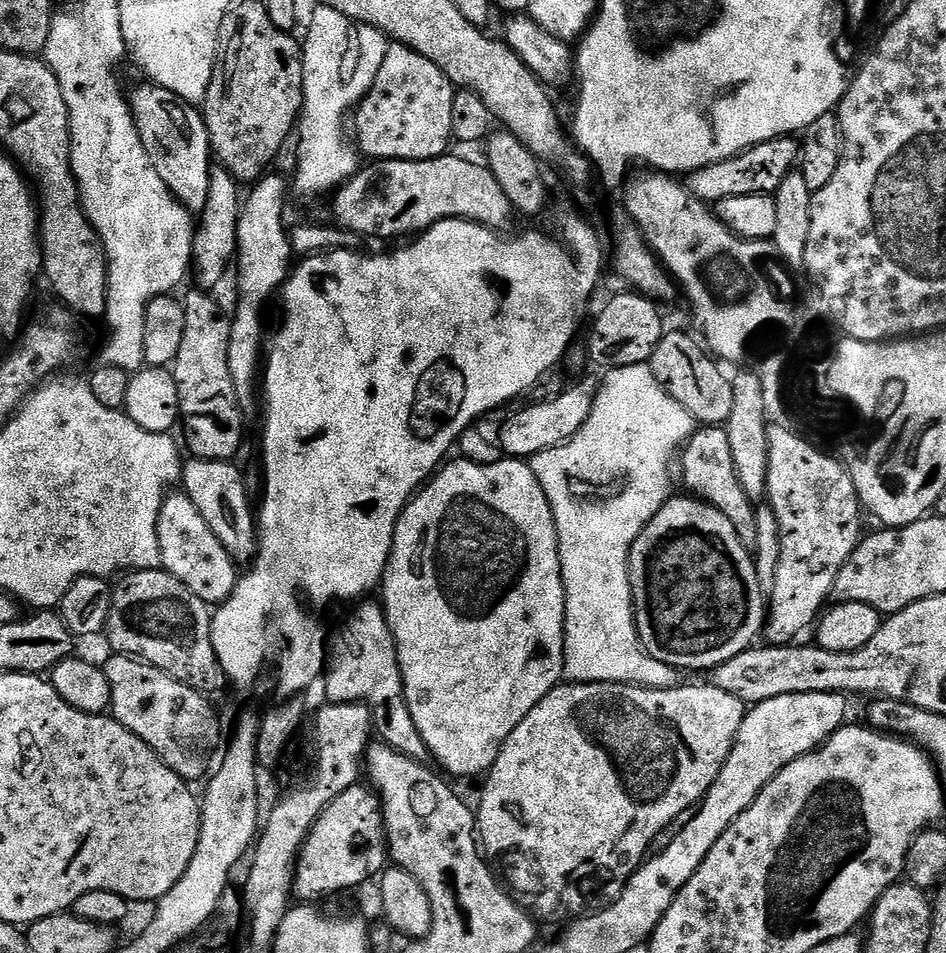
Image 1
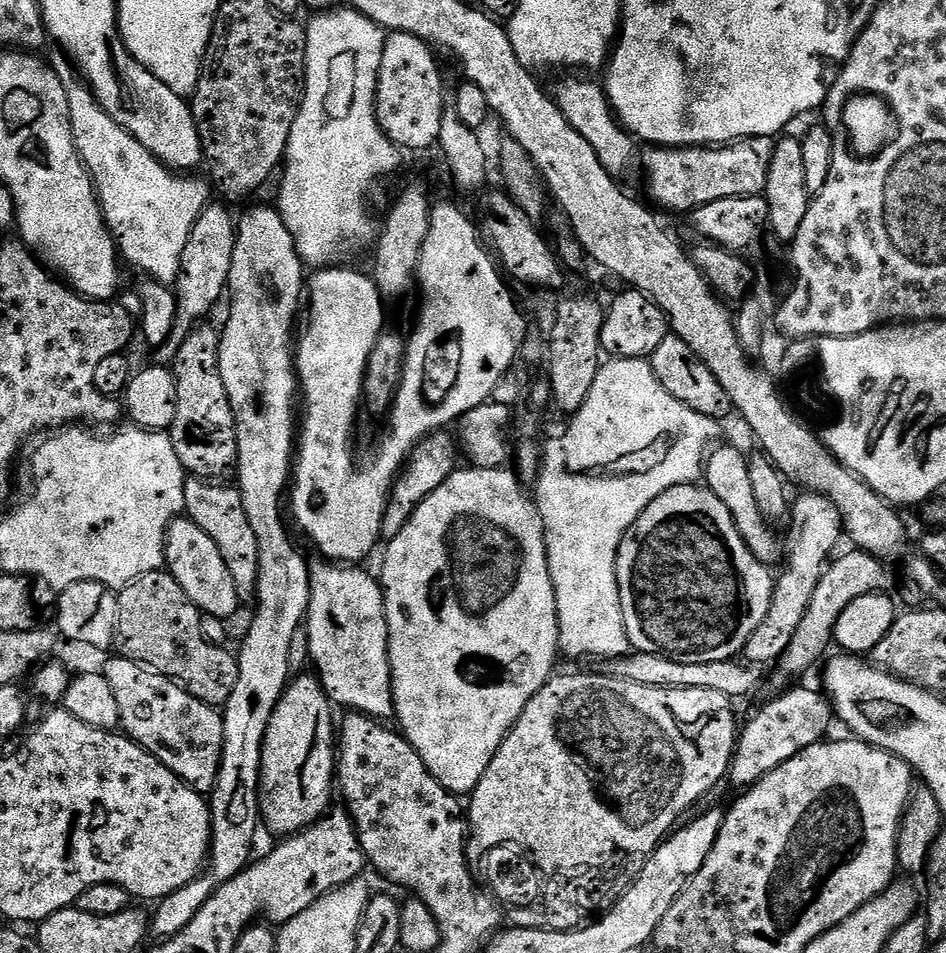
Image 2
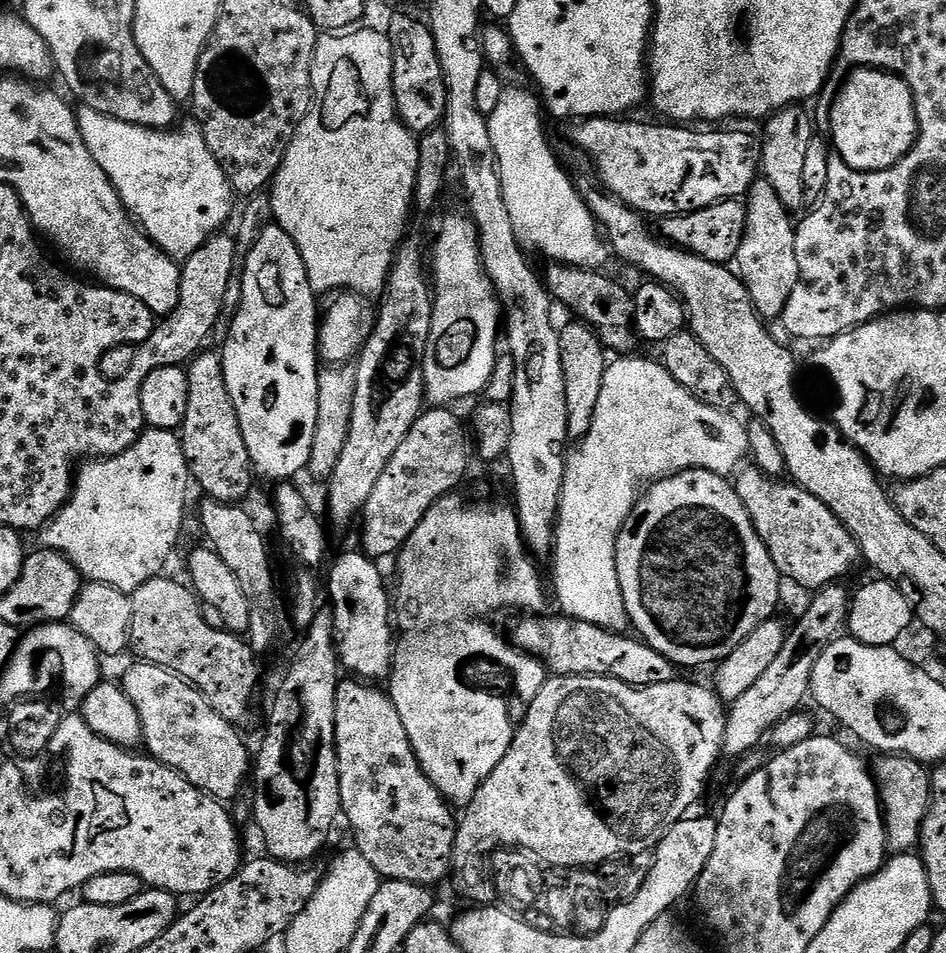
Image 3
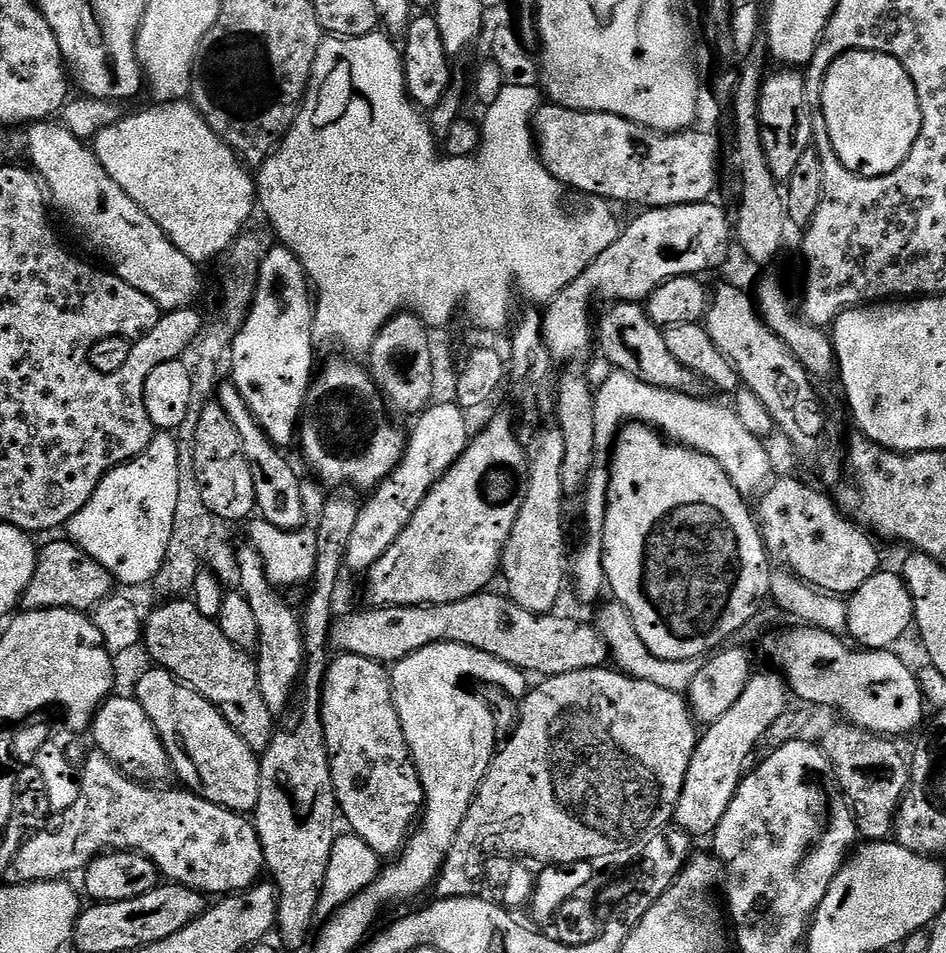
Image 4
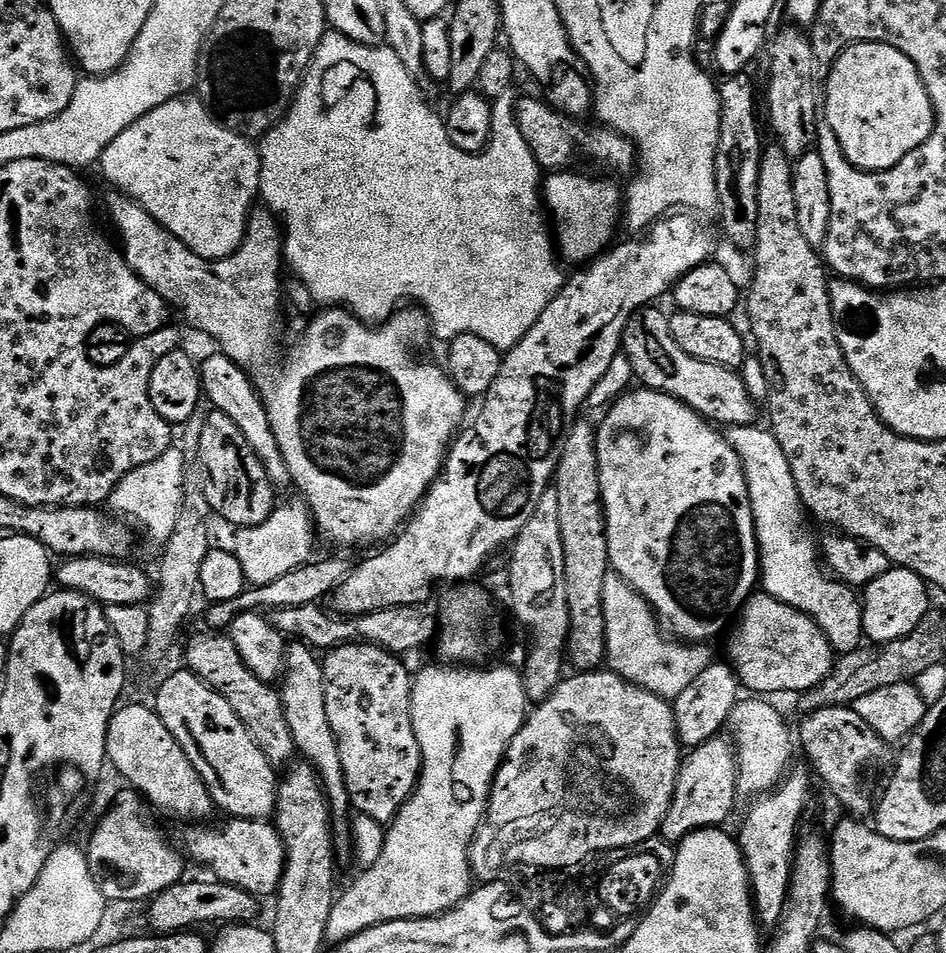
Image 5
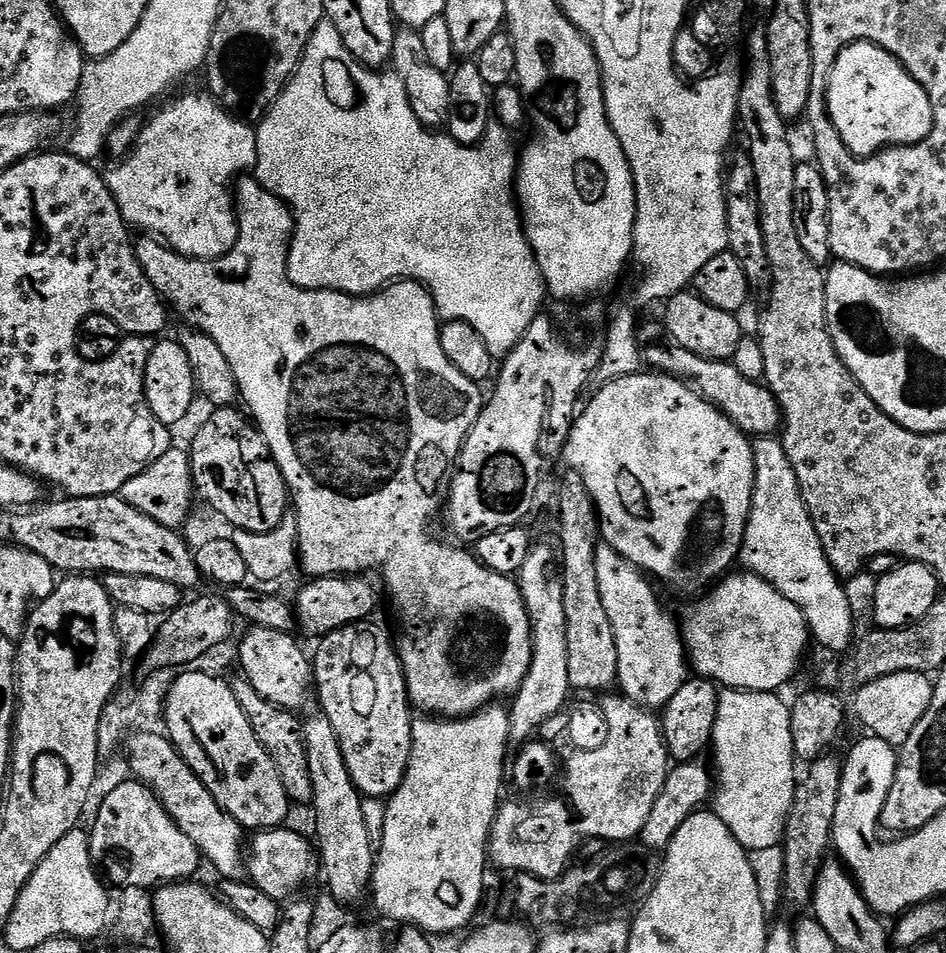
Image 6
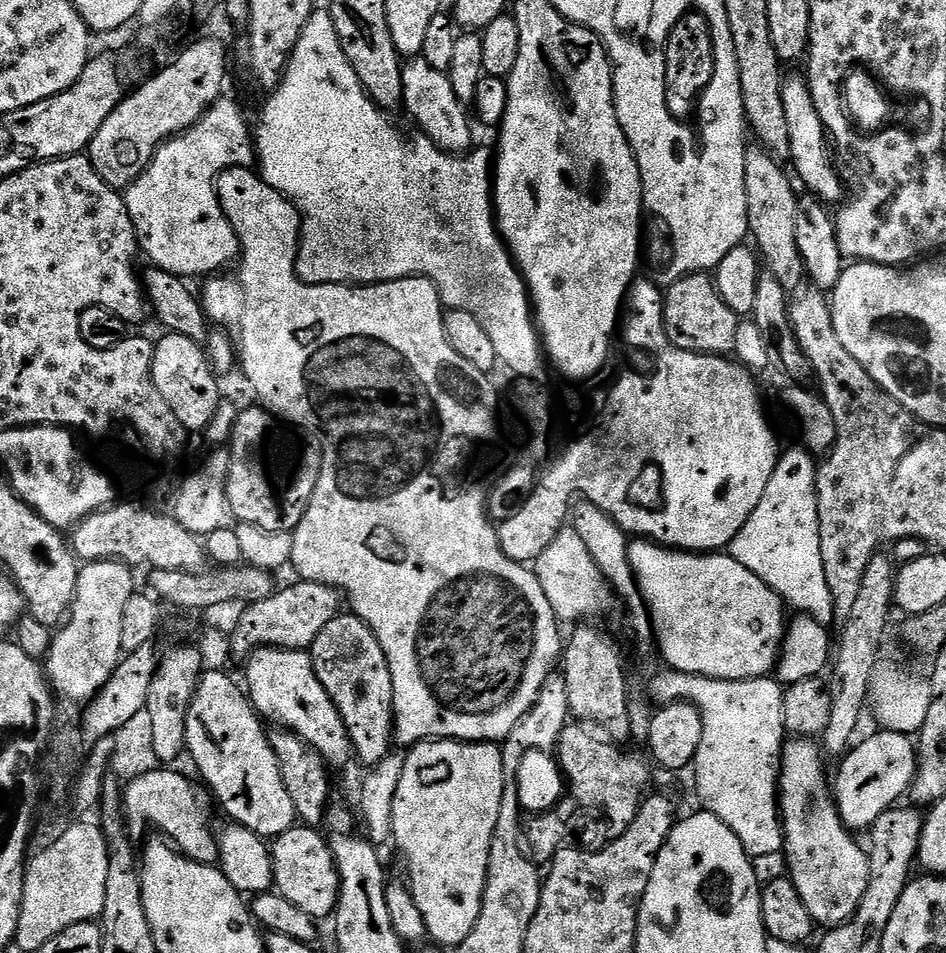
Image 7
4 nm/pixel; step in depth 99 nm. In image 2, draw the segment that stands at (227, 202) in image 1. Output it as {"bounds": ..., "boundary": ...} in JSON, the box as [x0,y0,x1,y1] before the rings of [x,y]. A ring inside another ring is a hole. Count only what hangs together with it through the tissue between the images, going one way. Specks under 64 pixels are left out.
{"bounds":[155,202,237,366],"boundary":[[[216,202],[209,203],[203,214],[198,218],[196,225],[192,227],[190,238],[186,242],[186,250],[182,250],[180,259],[180,273],[176,275],[174,295],[176,297],[176,310],[174,319],[170,324],[168,339],[155,349],[155,363],[160,366],[171,365],[176,359],[178,350],[193,328],[201,323],[203,316],[212,312],[216,303],[225,299],[228,291],[228,279],[230,278],[230,266],[234,258],[234,246],[236,245],[237,221]]]}

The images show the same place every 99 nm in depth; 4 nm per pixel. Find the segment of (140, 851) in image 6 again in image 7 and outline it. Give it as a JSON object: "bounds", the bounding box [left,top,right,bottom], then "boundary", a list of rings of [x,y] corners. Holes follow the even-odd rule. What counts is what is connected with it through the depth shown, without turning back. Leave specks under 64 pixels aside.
{"bounds":[123,766,220,865],"boundary":[[[159,766],[154,771],[142,774],[141,777],[127,781],[123,789],[124,794],[124,819],[129,837],[137,838],[147,830],[148,824],[157,828],[157,833],[163,834],[174,845],[176,851],[181,852],[188,859],[199,864],[215,865],[220,859],[220,845],[217,833],[212,833],[212,808],[214,809],[214,797],[203,783],[191,780],[180,772],[171,772],[171,767]]]}

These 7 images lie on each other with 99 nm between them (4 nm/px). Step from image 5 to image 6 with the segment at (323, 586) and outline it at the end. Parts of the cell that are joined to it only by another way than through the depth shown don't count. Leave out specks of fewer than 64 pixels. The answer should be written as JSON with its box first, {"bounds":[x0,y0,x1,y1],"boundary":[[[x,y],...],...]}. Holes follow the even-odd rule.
{"bounds":[142,595,234,673],"boundary":[[[221,595],[202,596],[191,604],[181,602],[174,611],[167,613],[159,621],[152,637],[152,645],[142,657],[143,671],[149,673],[162,667],[187,669],[190,662],[202,657],[213,646],[225,643],[231,637],[229,634],[232,620],[234,621],[234,614],[227,599]]]}

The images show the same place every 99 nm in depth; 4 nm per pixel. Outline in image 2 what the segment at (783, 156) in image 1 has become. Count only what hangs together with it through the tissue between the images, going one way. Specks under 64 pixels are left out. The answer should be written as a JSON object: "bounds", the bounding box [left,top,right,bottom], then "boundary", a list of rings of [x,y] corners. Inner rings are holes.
{"bounds":[644,136,776,214],"boundary":[[[747,136],[727,146],[649,147],[644,156],[648,192],[662,207],[684,214],[722,198],[759,196],[766,186],[766,174],[770,174],[770,158],[774,158],[775,145],[776,140],[771,136]]]}

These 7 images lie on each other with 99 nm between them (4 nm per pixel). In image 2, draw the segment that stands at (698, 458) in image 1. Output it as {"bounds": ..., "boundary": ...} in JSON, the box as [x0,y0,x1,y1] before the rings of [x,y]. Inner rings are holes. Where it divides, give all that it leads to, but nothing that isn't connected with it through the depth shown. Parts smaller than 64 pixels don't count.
{"bounds":[703,446,782,566],"boundary":[[[716,446],[707,453],[704,466],[703,479],[706,481],[706,487],[718,498],[722,498],[722,503],[726,505],[726,510],[734,518],[734,526],[738,526],[738,534],[746,542],[750,554],[758,558],[758,562],[769,566],[779,565],[782,560],[782,540],[779,540],[771,532],[769,521],[764,519],[764,515],[758,510],[758,502],[754,502],[754,494],[750,490],[750,470],[745,453],[740,453],[736,448],[720,448]]]}

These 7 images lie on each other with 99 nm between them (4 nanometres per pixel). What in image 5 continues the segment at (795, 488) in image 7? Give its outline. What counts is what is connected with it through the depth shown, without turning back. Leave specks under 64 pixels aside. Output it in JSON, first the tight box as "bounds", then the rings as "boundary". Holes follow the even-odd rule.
{"bounds":[752,502,866,654],"boundary":[[[796,502],[786,505],[785,508],[757,503],[752,513],[756,527],[756,545],[760,547],[763,591],[784,604],[789,604],[791,608],[805,612],[832,643],[833,653],[843,654],[861,647],[866,640],[861,597],[822,567],[818,559],[817,541],[811,540],[804,529],[805,509]]]}

